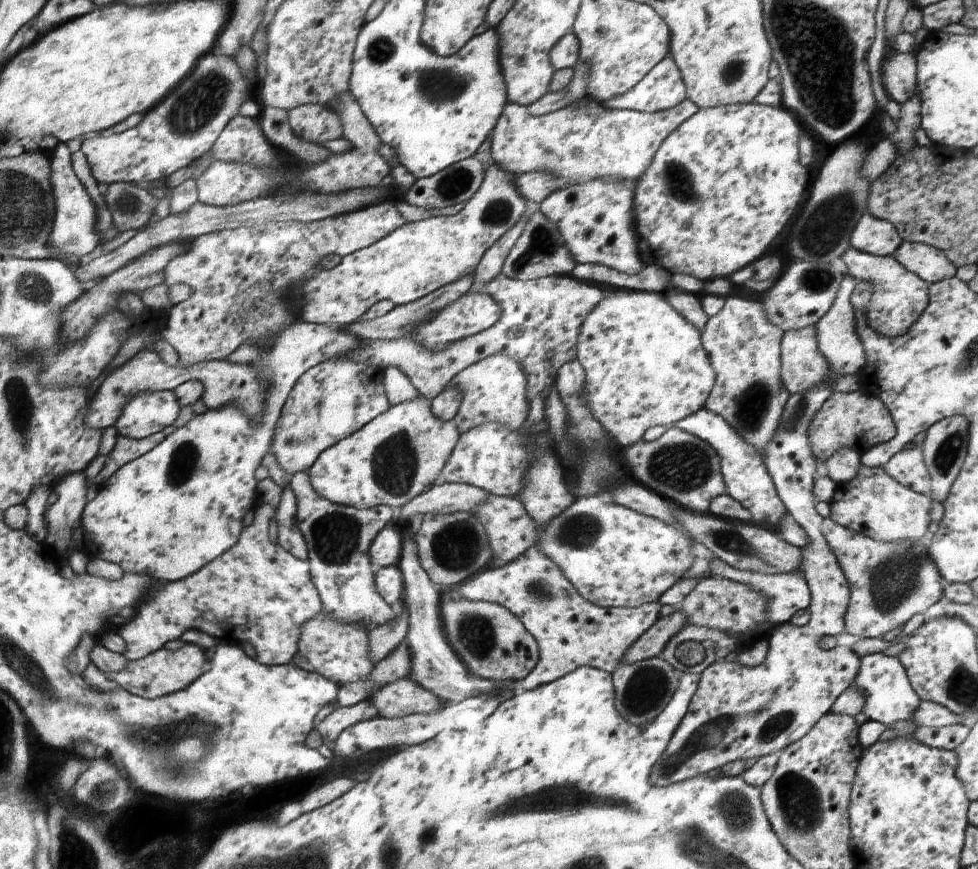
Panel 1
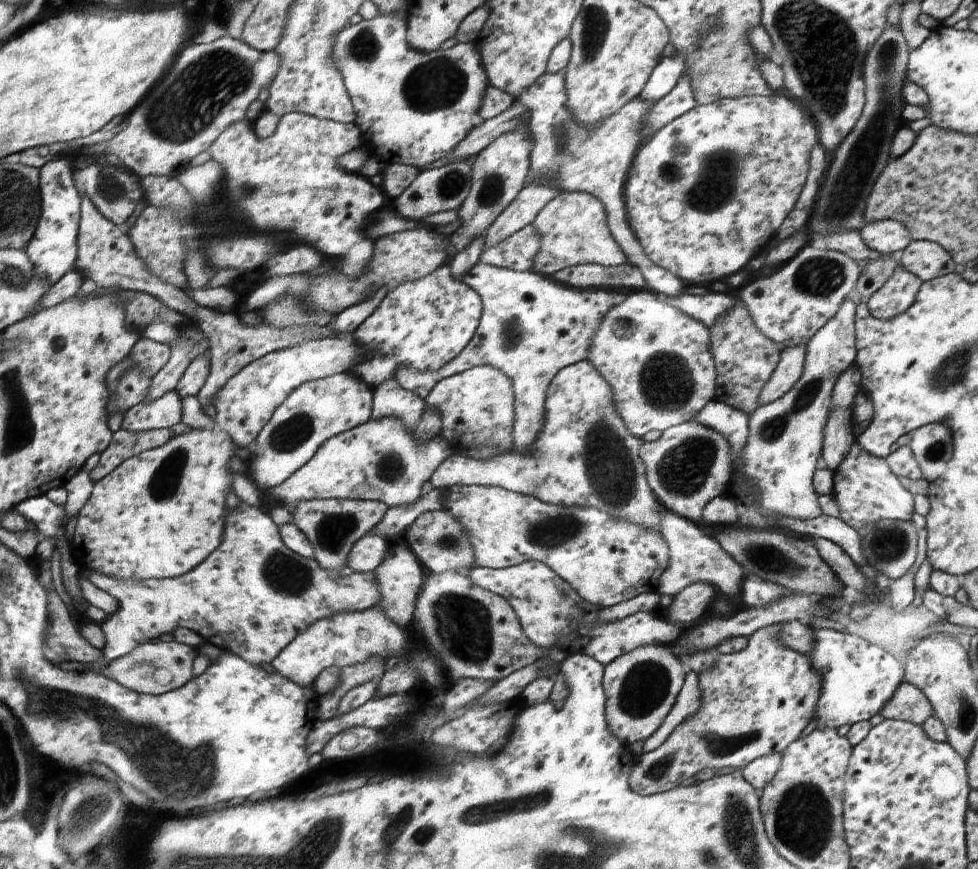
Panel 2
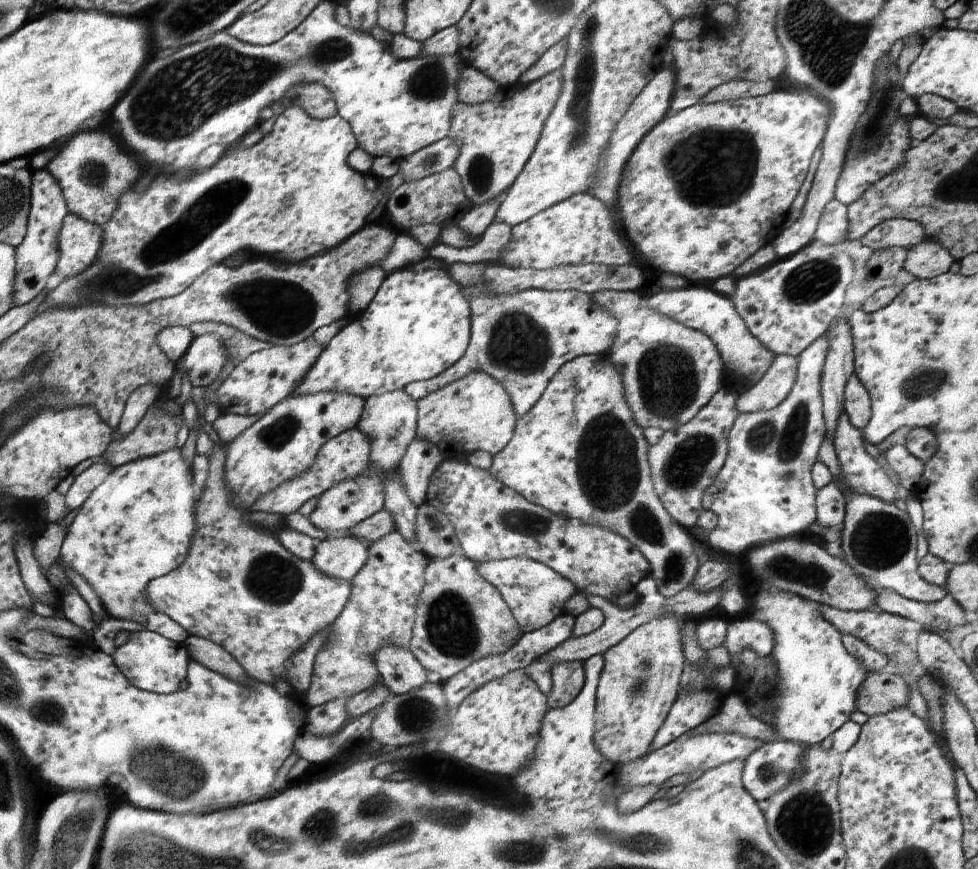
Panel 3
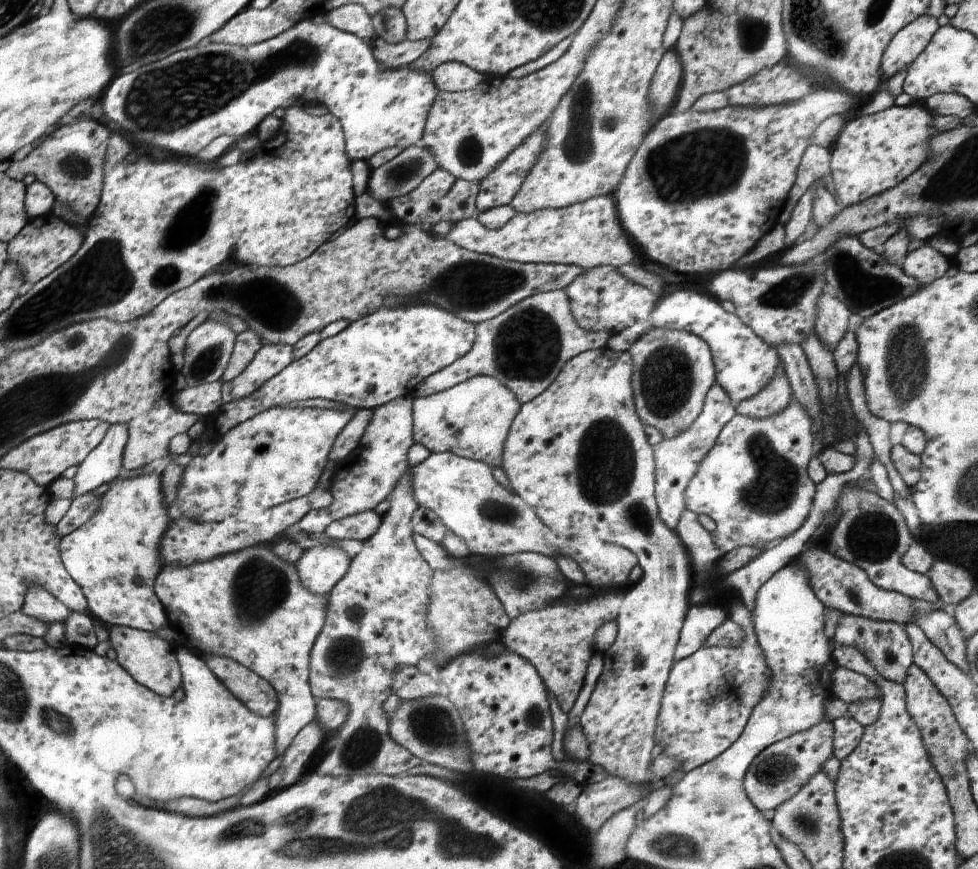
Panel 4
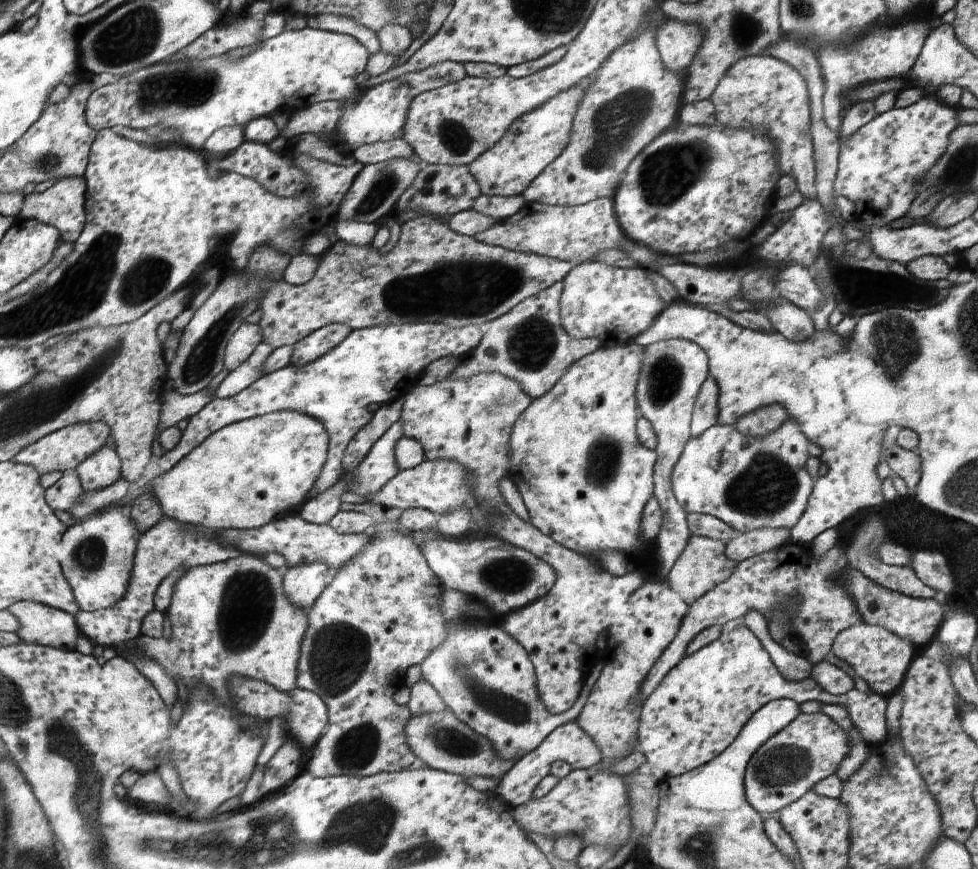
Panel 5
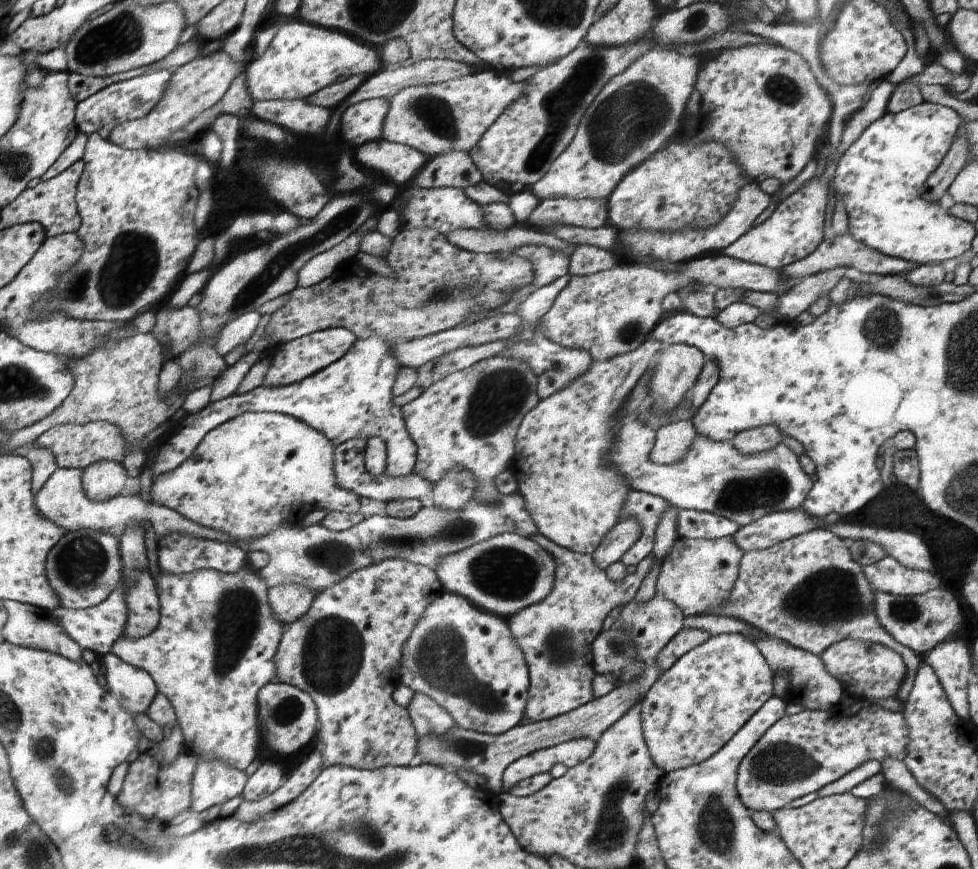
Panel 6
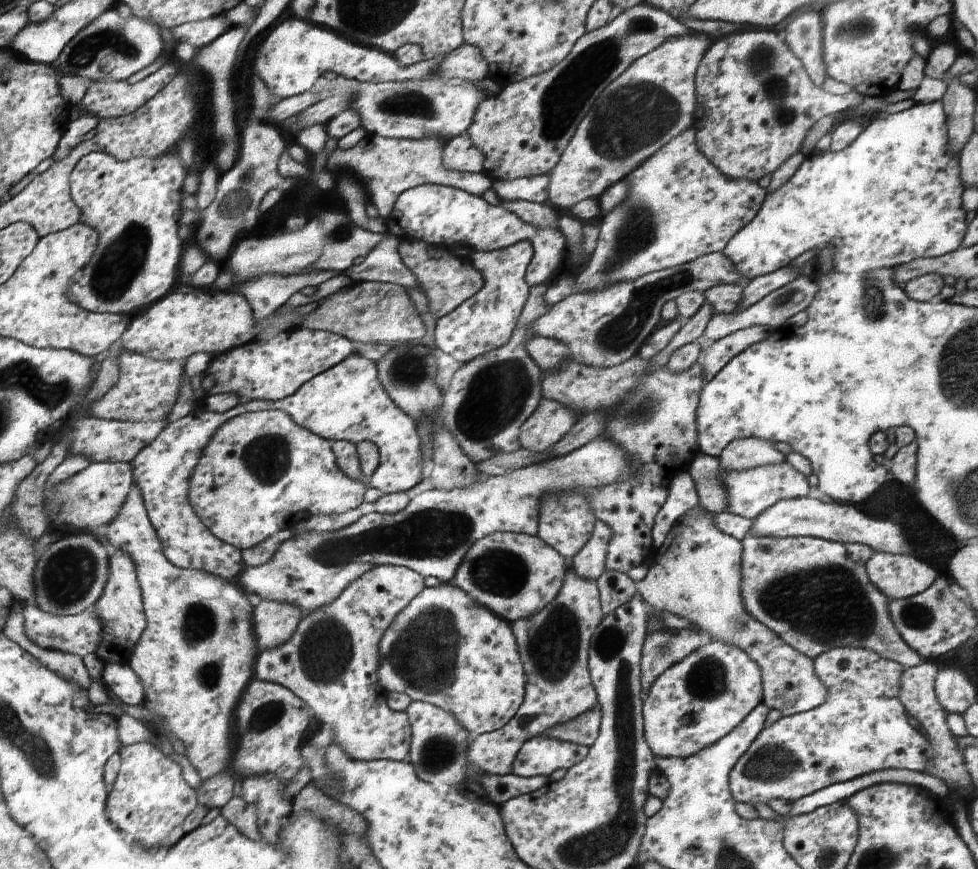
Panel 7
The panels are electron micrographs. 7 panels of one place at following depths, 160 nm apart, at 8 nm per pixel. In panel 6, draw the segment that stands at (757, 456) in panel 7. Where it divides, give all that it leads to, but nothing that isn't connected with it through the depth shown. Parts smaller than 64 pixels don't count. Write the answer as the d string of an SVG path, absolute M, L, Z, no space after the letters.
M766 425L739 432L730 442L742 454L751 455L773 450L783 437L777 426Z

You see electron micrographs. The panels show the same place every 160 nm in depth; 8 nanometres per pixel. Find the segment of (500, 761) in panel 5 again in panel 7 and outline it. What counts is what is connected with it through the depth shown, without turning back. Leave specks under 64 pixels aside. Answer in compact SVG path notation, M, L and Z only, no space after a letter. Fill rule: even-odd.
M746 535L741 540L743 546L742 553L742 582L741 595L743 598L743 605L748 613L751 614L758 622L767 626L772 632L775 632L788 646L794 648L802 654L808 655L813 661L815 658L830 649L836 647L854 647L863 648L874 651L885 659L897 662L905 669L916 666L922 657L910 648L896 630L889 613L889 598L874 586L874 583L868 578L865 565L855 563L847 553L845 544L841 542L829 541L826 539L816 537L755 537L754 535ZM598 704L572 721L546 729L542 735L590 748L598 736L600 725L601 707Z

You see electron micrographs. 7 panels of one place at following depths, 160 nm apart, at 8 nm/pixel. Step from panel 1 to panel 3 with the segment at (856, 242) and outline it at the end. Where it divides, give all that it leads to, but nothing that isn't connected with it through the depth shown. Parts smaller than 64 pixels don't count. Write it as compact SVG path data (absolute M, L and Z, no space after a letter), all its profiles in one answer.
M888 219L877 224L862 238L864 246L874 251L900 247L909 251L926 238L924 227L910 219Z

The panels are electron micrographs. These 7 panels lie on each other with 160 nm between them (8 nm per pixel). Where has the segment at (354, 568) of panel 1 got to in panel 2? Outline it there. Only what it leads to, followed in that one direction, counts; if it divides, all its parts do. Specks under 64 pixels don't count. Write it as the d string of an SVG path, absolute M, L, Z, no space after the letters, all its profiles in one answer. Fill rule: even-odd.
M312 499L296 506L293 523L306 535L313 546L313 559L324 569L346 575L347 556L352 545L374 530L384 518L389 506L370 499ZM374 606L371 609L332 615L331 617L323 618L321 621L314 622L272 662L271 668L302 687L312 687L314 680L318 678L318 674L328 666L342 668L360 663L364 664L376 657L394 658L396 654L406 652L405 646L404 627L399 627L394 621L390 620L380 606Z

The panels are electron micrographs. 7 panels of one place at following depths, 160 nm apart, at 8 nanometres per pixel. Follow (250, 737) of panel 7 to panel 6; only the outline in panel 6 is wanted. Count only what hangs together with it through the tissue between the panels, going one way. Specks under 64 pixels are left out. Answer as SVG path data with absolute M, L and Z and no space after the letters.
M280 680L270 681L268 685L260 690L259 694L260 720L261 726L265 730L266 744L272 752L289 757L308 742L312 743L312 738L316 734L316 722L319 714L316 714L317 706L306 691L290 683L282 683Z

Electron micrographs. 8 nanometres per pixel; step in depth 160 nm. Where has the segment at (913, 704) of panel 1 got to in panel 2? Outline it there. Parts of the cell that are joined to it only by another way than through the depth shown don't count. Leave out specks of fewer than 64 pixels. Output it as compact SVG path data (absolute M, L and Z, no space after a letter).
M812 628L813 645L808 656L811 665L821 675L821 693L814 709L813 719L816 729L838 729L843 724L853 725L858 721L868 721L870 716L881 714L881 708L893 697L903 678L903 665L883 648L851 633L843 633L827 628Z

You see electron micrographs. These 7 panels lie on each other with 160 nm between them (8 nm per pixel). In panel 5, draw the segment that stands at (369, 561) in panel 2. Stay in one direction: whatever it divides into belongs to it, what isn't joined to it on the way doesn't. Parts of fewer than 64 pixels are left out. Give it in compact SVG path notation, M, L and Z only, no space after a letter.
M326 563L284 569L285 594L292 604L308 612L328 586L332 573Z

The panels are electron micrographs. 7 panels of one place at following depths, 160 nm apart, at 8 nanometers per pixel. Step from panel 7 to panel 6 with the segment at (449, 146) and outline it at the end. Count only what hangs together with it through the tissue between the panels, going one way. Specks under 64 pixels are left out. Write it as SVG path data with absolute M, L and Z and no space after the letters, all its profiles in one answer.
M464 151L431 157L410 187L456 187L462 190L483 180L470 155Z

